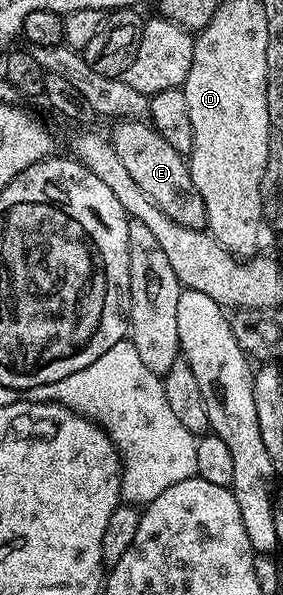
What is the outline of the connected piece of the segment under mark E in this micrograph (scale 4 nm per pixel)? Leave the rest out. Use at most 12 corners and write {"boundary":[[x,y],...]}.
{"boundary":[[118,118],[116,158],[172,222],[201,229],[190,165],[149,123]]}

